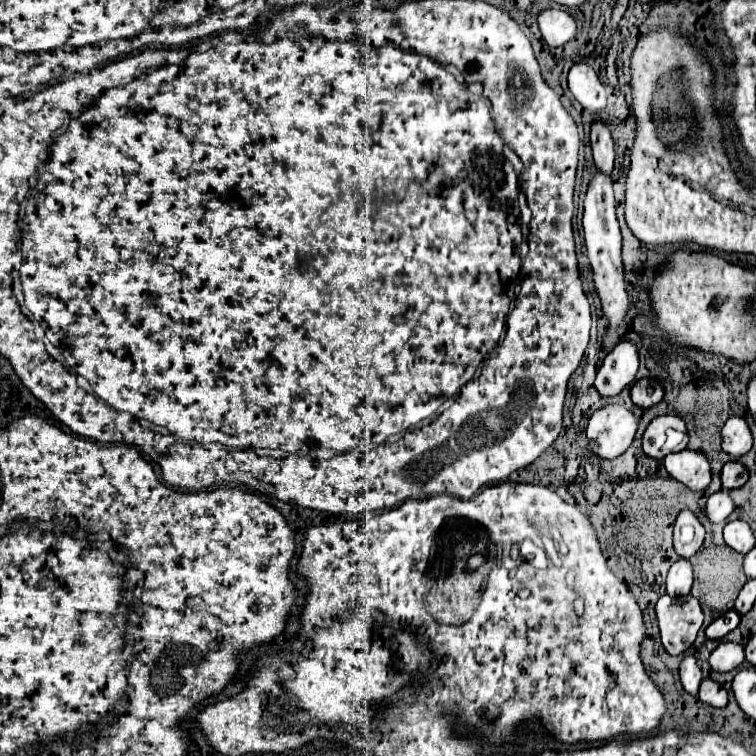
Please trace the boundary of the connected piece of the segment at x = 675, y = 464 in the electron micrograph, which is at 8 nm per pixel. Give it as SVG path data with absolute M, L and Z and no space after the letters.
M682 450L676 454L668 454L664 458L664 464L674 480L686 484L692 490L706 490L712 480L710 464L700 452Z

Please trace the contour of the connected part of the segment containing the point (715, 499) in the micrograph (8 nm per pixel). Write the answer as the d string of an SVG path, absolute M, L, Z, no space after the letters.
M722 490L710 494L710 498L706 502L706 518L712 524L726 522L732 512L734 512L734 504L728 504L728 500L724 500L724 492Z

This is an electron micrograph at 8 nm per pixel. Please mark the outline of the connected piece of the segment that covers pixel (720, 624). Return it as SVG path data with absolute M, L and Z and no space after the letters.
M730 610L730 612L722 614L720 618L716 618L706 628L706 638L710 638L710 640L722 640L728 632L732 632L738 626L738 622L740 622L740 616L734 610Z

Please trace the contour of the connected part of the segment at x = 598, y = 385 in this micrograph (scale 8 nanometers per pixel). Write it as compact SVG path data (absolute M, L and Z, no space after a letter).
M624 340L604 358L594 388L602 398L612 398L634 382L636 372L638 372L636 346Z

